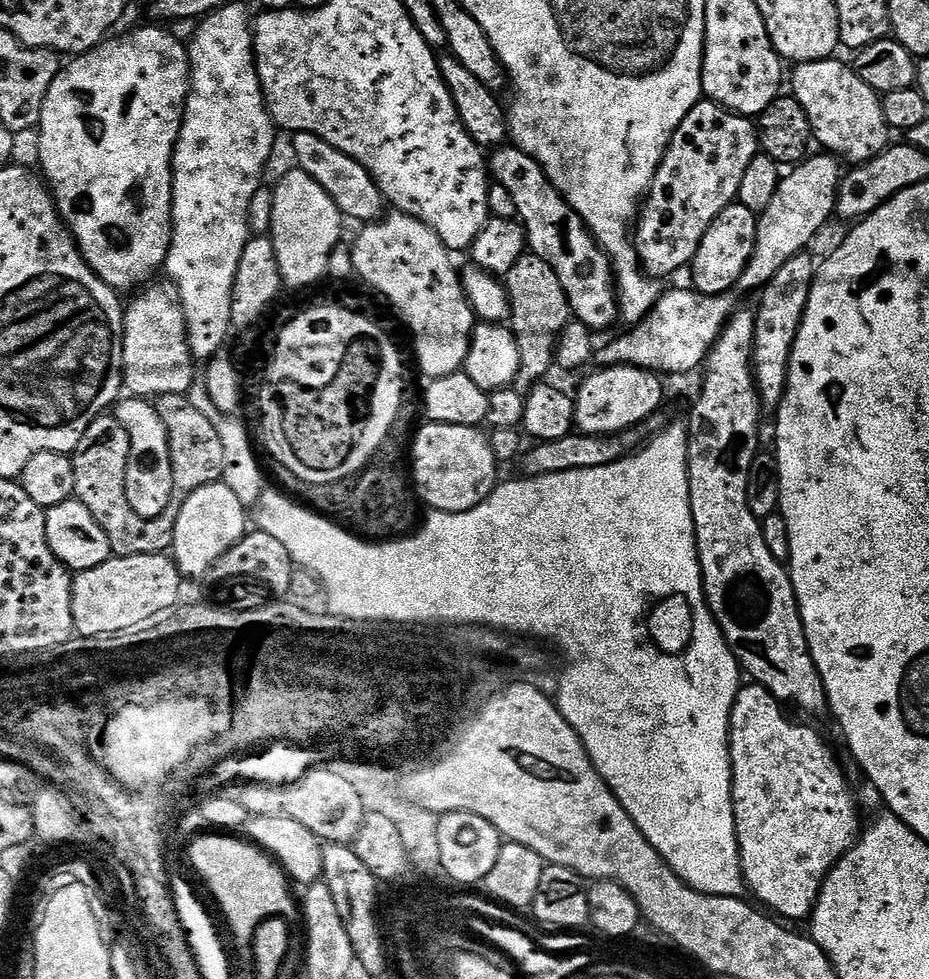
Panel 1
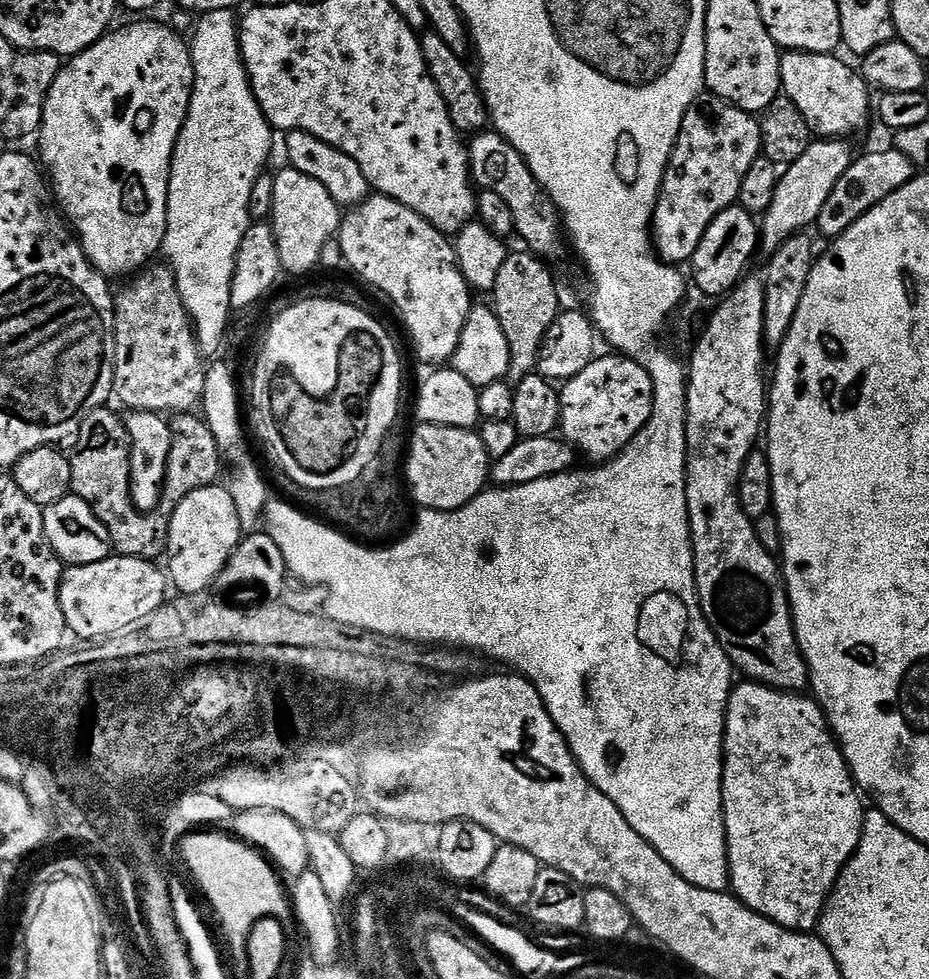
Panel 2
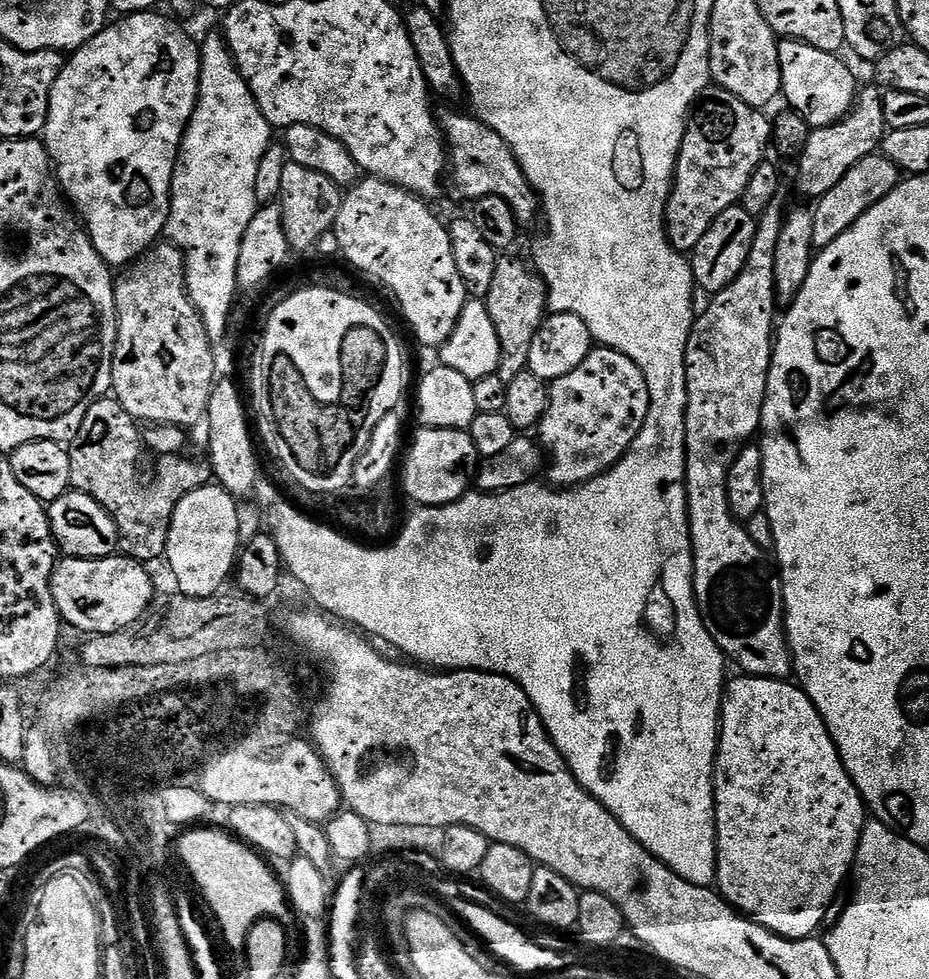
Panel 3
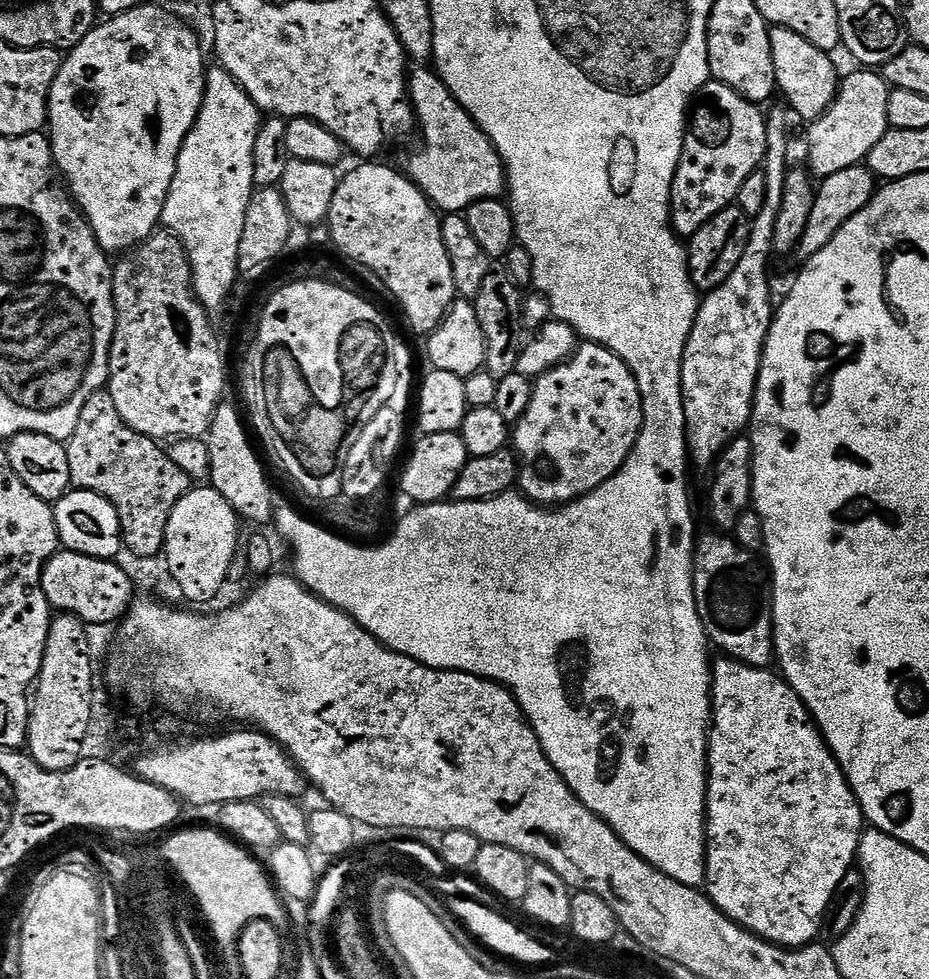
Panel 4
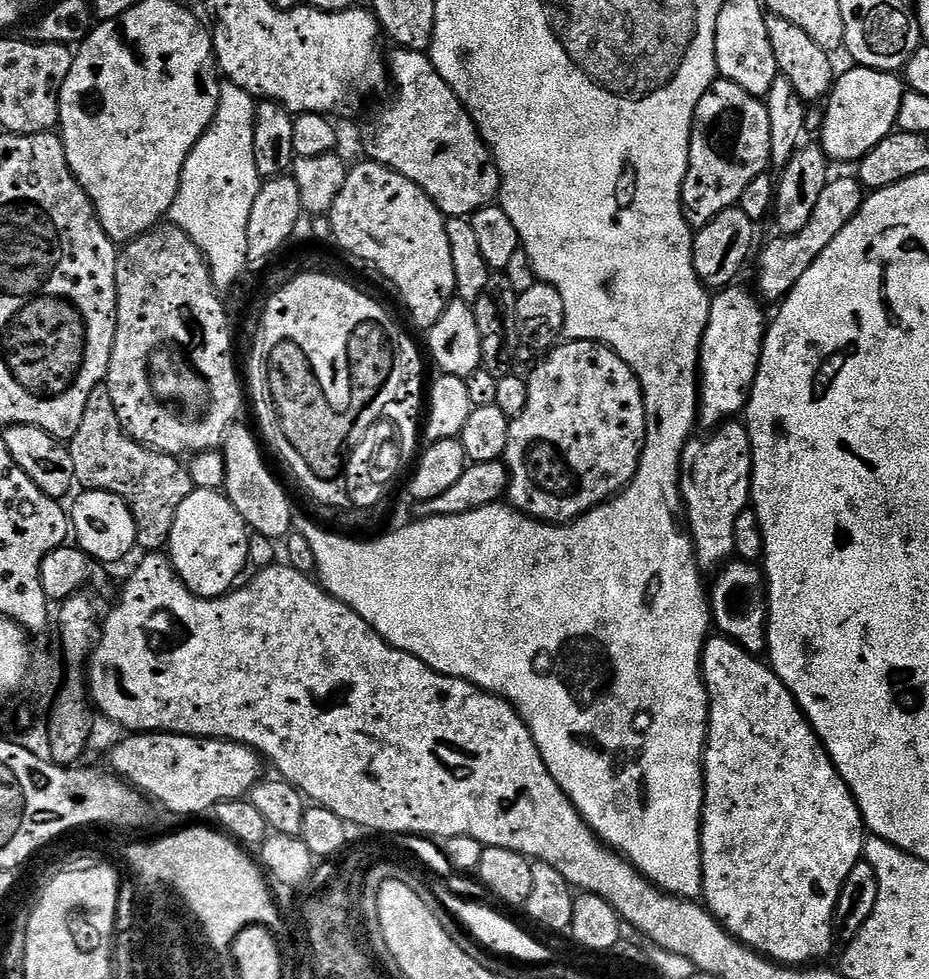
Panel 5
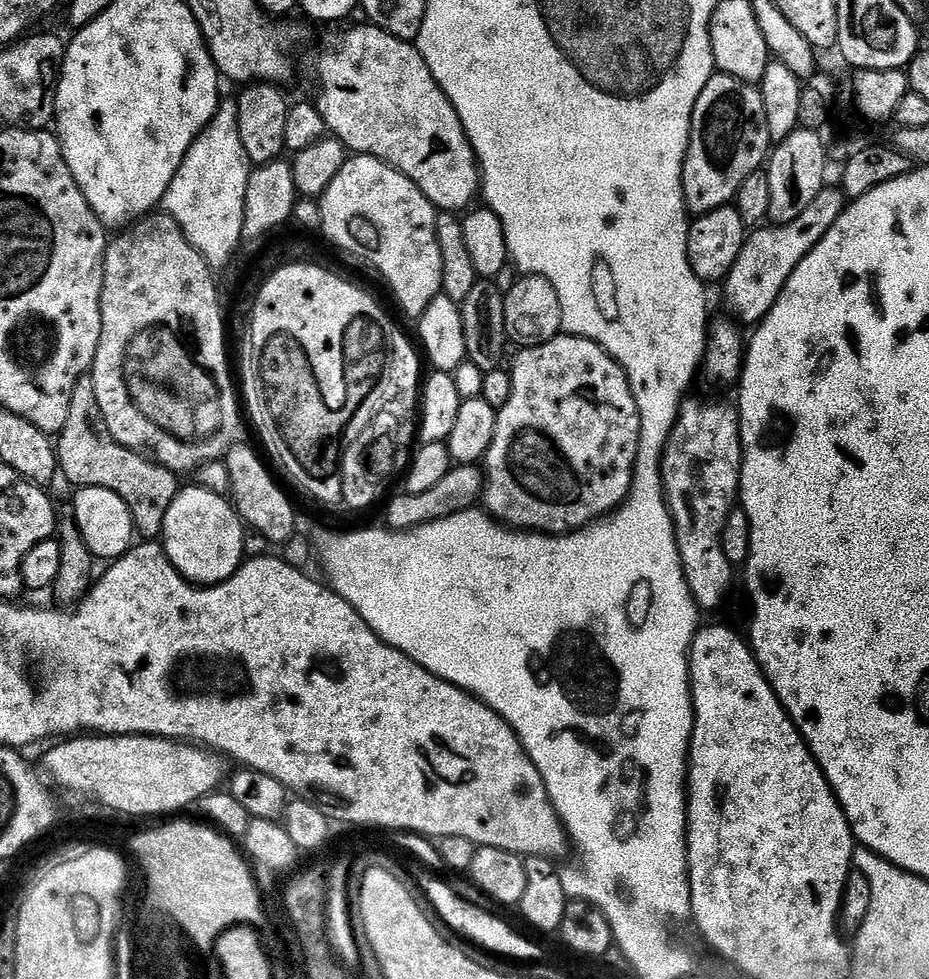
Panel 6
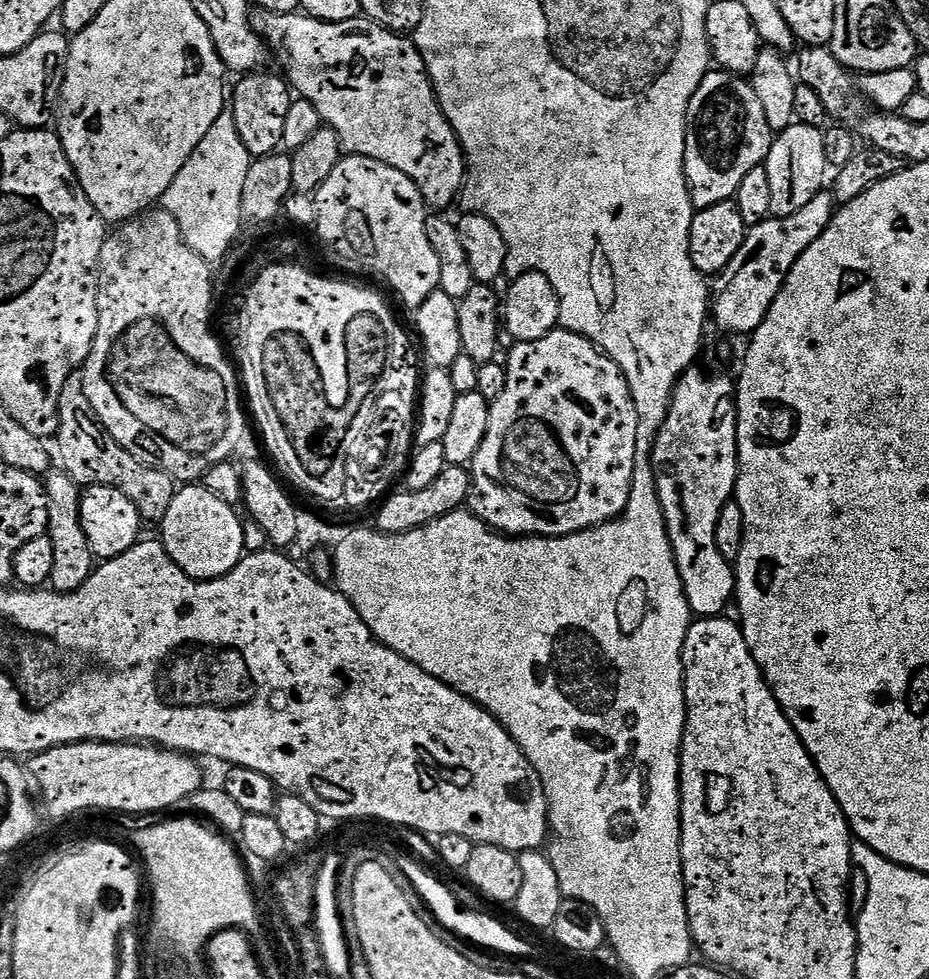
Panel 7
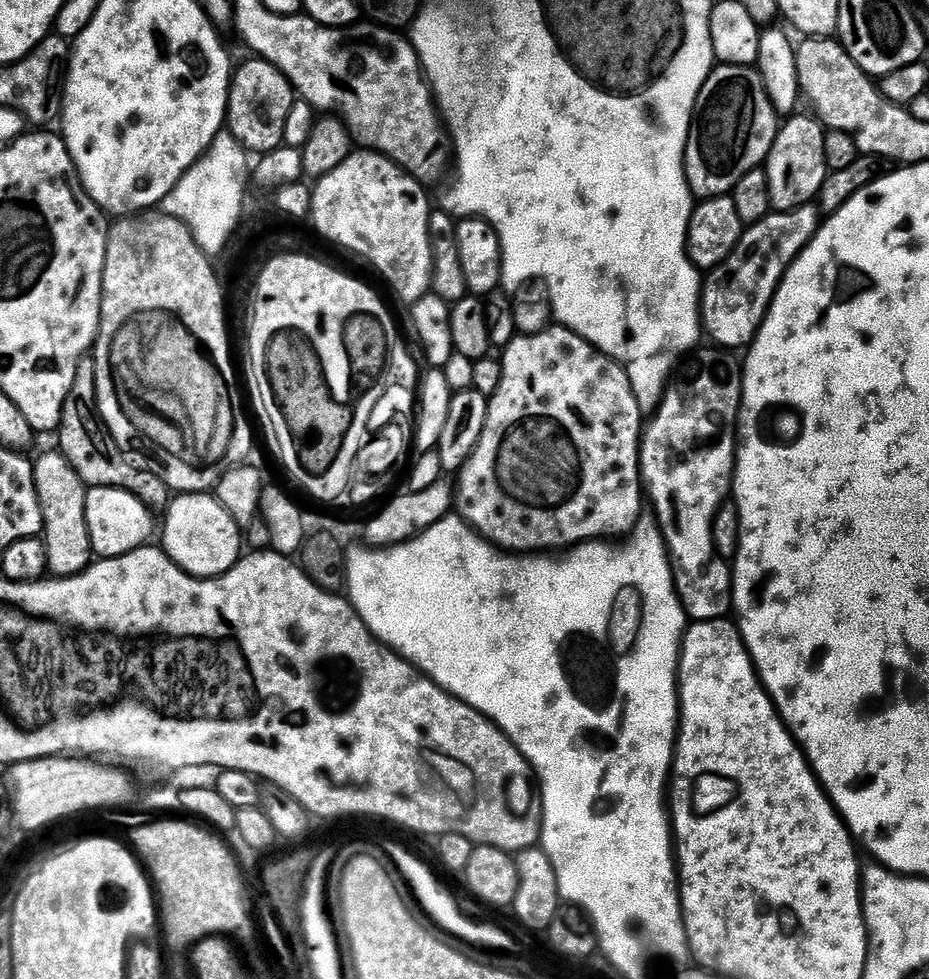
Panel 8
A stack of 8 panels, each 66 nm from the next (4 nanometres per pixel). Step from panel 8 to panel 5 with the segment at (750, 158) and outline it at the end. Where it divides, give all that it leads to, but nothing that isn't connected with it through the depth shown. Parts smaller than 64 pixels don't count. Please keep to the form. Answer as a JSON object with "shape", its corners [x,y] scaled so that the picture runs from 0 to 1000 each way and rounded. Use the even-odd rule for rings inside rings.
{"shape":[[[772,80],[756,96],[745,122],[745,140],[741,154],[741,177],[734,186],[732,205],[736,208],[736,221],[746,234],[752,235],[764,228],[777,215],[791,212],[799,202],[799,194],[812,186],[816,178],[828,171],[830,157],[829,116],[826,115],[823,103],[807,97],[799,88],[778,80]]]}

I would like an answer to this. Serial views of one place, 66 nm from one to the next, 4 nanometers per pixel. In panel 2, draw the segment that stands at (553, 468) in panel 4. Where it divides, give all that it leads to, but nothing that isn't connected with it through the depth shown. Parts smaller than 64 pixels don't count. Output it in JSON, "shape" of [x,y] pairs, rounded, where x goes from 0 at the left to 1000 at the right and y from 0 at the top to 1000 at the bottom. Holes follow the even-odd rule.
{"shape":[[[671,362],[643,363],[624,382],[606,389],[602,444],[633,472],[653,472],[688,443],[702,425],[704,394],[700,382]]]}

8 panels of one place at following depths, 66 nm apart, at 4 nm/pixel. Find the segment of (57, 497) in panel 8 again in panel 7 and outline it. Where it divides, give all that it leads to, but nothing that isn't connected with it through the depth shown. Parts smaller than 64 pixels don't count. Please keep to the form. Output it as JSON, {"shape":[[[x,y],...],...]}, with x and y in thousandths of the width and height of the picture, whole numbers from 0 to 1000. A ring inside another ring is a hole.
{"shape":[[[68,480],[51,483],[47,505],[52,509],[52,537],[54,540],[54,559],[56,561],[56,586],[54,597],[59,604],[68,607],[80,605],[93,596],[101,583],[101,569],[97,554],[88,541],[86,528],[87,495],[81,494]]]}

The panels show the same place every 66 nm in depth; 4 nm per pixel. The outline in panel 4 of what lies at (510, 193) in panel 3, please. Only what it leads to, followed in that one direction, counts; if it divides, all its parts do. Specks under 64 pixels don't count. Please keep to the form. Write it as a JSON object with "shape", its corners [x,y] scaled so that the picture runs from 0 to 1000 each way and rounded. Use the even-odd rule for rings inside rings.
{"shape":[[[461,67],[449,69],[452,70],[449,74],[447,70],[441,78],[441,104],[450,124],[450,135],[456,138],[456,148],[440,161],[438,179],[478,219],[499,219],[510,206],[541,201],[545,196],[545,173],[538,154],[530,147],[530,142],[512,128],[511,121],[491,103],[473,77]]]}

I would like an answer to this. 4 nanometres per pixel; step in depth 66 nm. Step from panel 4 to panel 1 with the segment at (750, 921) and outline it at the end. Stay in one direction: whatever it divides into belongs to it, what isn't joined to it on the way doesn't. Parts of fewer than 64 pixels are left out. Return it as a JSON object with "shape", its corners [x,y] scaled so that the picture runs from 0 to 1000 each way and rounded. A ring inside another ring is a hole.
{"shape":[[[813,697],[806,700],[806,703],[805,700],[798,702],[792,710],[784,743],[784,769],[788,775],[788,827],[797,869],[797,888],[804,910],[814,914],[815,924],[845,941],[869,941],[878,926],[883,906],[892,889],[921,861],[928,841],[921,835],[921,821],[917,818],[913,799],[887,761],[886,754],[872,741],[847,735],[840,716],[825,704]]]}

